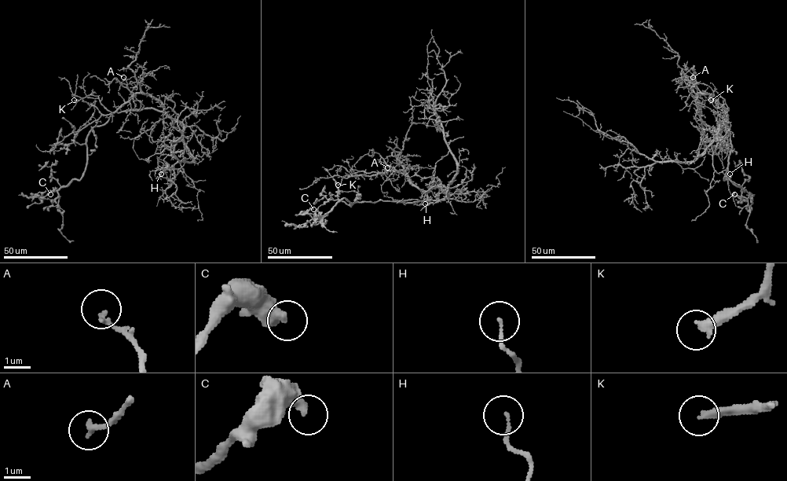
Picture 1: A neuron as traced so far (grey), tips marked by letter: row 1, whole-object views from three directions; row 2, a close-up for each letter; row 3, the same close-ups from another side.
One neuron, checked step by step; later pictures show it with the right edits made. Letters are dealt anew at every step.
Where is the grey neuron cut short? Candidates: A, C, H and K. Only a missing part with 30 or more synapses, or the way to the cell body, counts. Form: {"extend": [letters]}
{"extend": ["K"]}

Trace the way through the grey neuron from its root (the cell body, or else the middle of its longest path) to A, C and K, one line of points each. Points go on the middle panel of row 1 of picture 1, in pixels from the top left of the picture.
A: (433, 200), (429, 199), (391, 163), (387, 167)
C: (433, 200), (356, 202), (350, 206), (343, 198), (315, 219), (308, 213), (313, 209)
K: (433, 200), (429, 199), (404, 174), (391, 170), (379, 173), (358, 171), (345, 175), (338, 185)

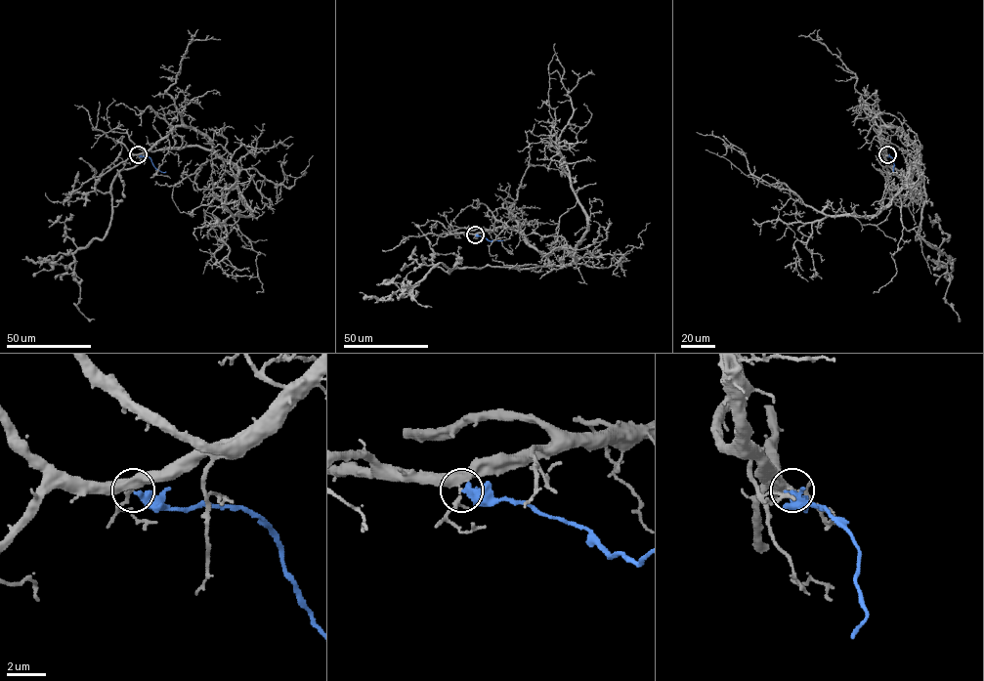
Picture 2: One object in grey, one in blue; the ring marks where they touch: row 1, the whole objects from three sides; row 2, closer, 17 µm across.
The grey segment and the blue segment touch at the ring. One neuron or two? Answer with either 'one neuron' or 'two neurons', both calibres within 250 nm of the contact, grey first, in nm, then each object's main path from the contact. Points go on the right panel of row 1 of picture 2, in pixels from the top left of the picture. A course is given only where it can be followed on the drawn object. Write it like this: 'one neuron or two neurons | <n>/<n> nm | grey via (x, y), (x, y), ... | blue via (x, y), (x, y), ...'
two neurons | 280/400 nm | grey via (888, 154), (882, 126), (904, 135), (918, 160), (879, 212), (828, 215), (754, 176), (722, 139), (697, 132) | blue via (888, 154), (893, 159), (893, 172)

